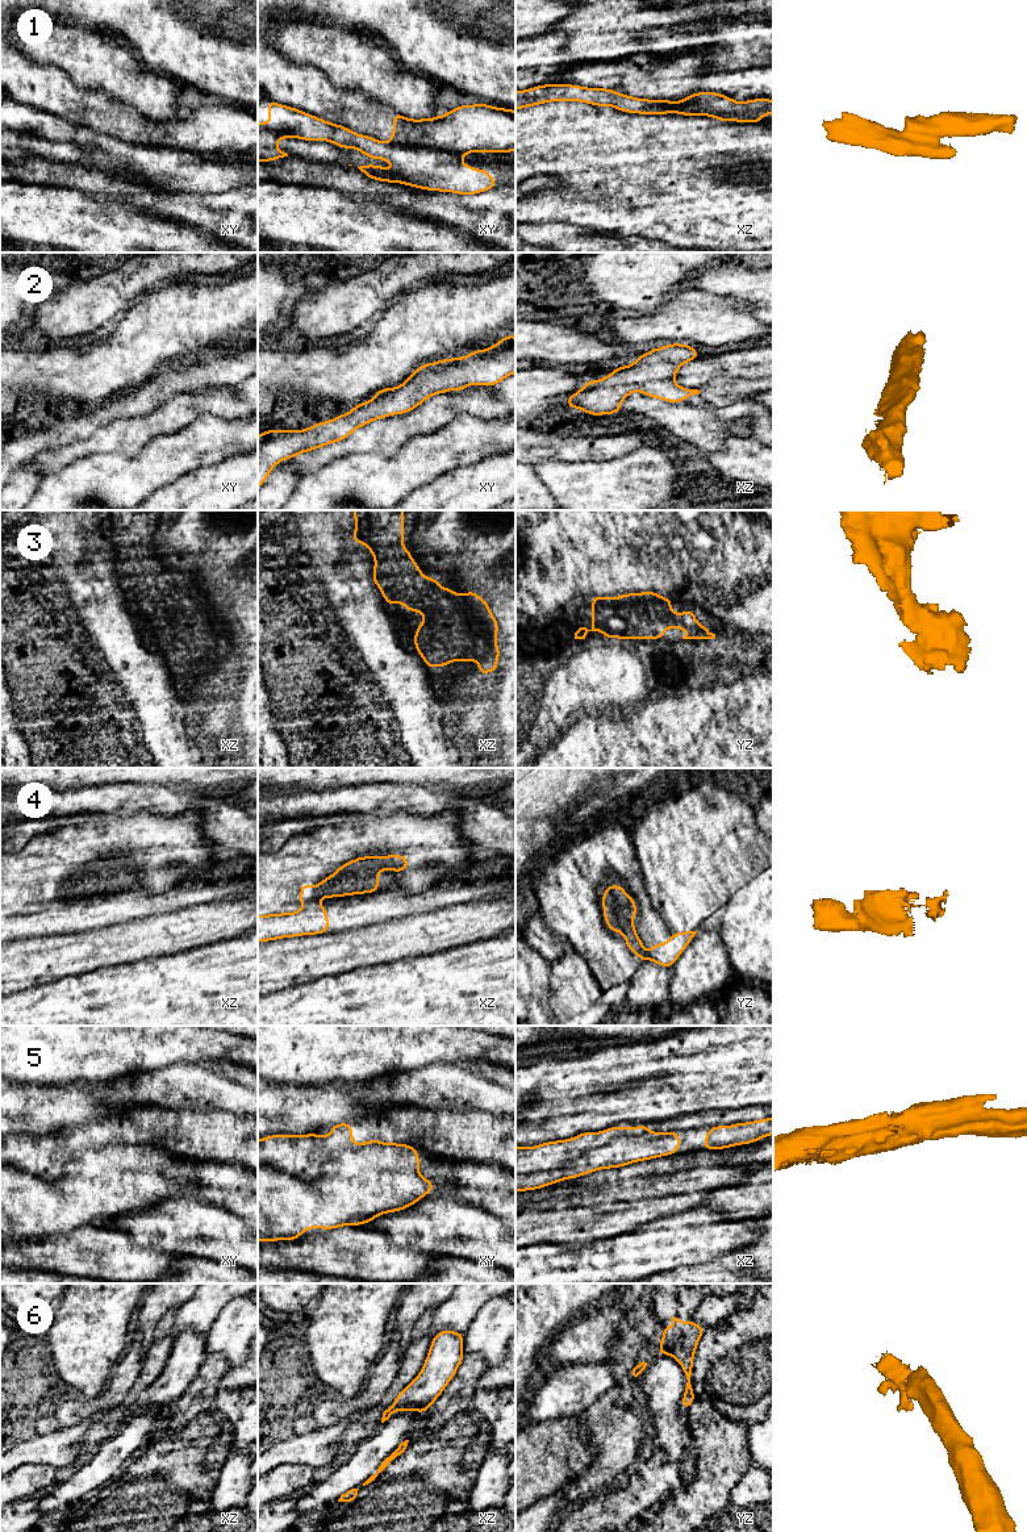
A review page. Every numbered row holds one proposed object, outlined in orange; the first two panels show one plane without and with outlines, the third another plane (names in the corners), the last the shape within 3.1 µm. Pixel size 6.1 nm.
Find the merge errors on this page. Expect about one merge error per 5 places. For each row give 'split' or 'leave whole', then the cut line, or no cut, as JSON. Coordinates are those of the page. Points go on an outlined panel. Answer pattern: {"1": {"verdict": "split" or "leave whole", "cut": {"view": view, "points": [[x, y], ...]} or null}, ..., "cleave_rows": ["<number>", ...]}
{"1": {"verdict": "split", "cut": {"view": "xy", "points": [[391, 142], [435, 147], [462, 154]]}}, "2": {"verdict": "leave whole", "cut": null}, "3": {"verdict": "leave whole", "cut": null}, "4": {"verdict": "split", "cut": {"view": "xz", "points": [[316, 900], [310, 902]]}}, "5": {"verdict": "split", "cut": {"view": "xy", "points": [[335, 1152], [312, 1177], [301, 1177], [258, 1164]]}}, "6": {"verdict": "leave whole", "cut": null}, "cleave_rows": ["1", "4", "5"]}

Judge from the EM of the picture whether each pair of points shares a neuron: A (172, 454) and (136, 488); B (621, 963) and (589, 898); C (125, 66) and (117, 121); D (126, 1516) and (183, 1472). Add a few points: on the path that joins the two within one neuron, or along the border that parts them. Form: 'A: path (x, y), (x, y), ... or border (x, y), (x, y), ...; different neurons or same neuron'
A: path (163, 460), (145, 479); same neuron
B: path (616, 947), (592, 923), (591, 914); same neuron
C: border (105, 96), (132, 105), (147, 116); different neurons
D: path (141, 1507), (168, 1482); same neuron

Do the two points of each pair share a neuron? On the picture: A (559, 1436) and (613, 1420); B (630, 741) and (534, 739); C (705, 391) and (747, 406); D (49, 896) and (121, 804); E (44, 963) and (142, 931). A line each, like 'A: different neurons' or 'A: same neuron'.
A: different neurons
B: different neurons
C: different neurons
D: different neurons
E: same neuron

